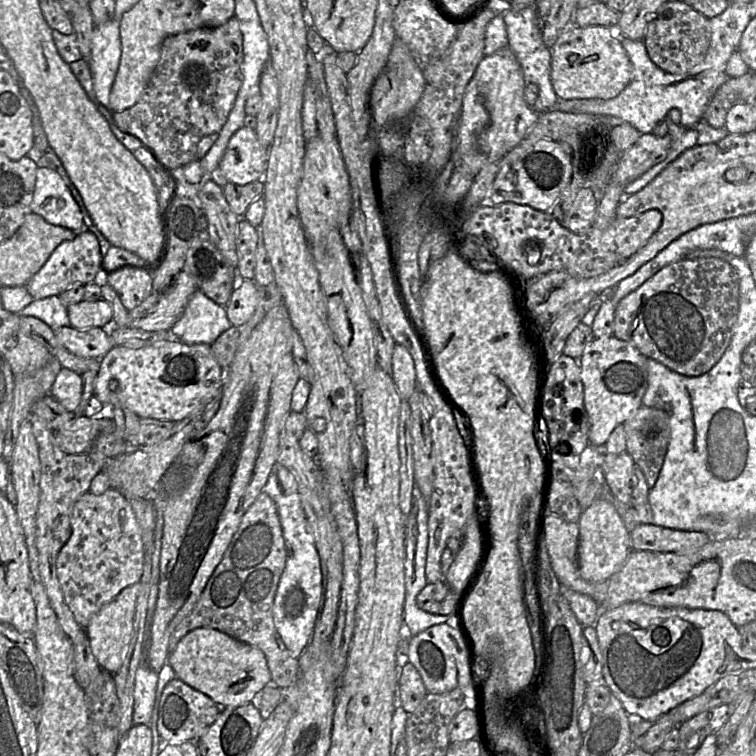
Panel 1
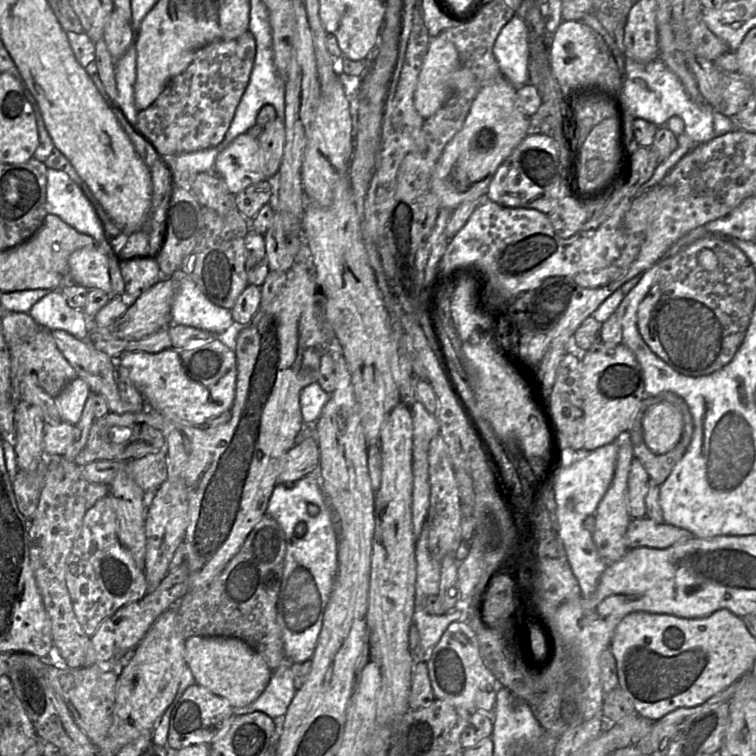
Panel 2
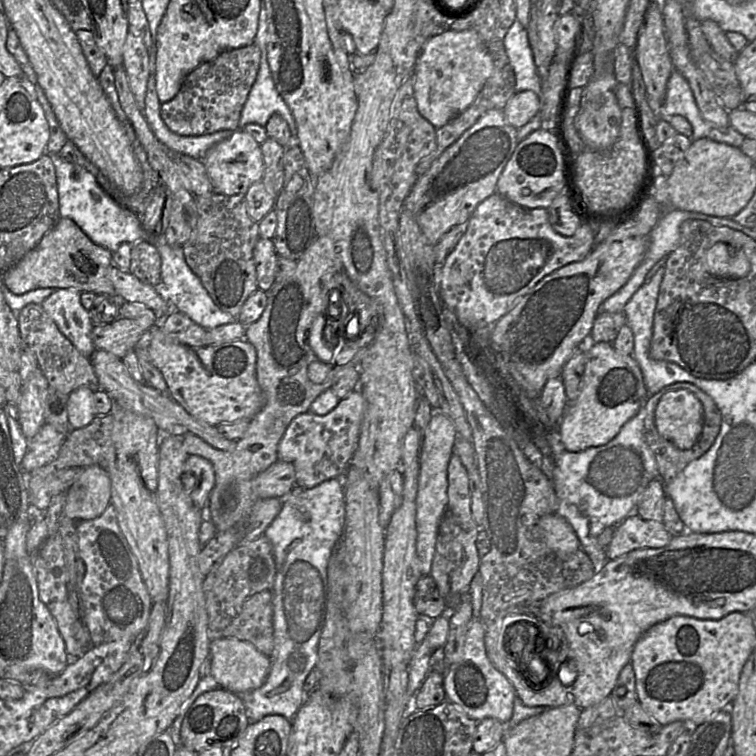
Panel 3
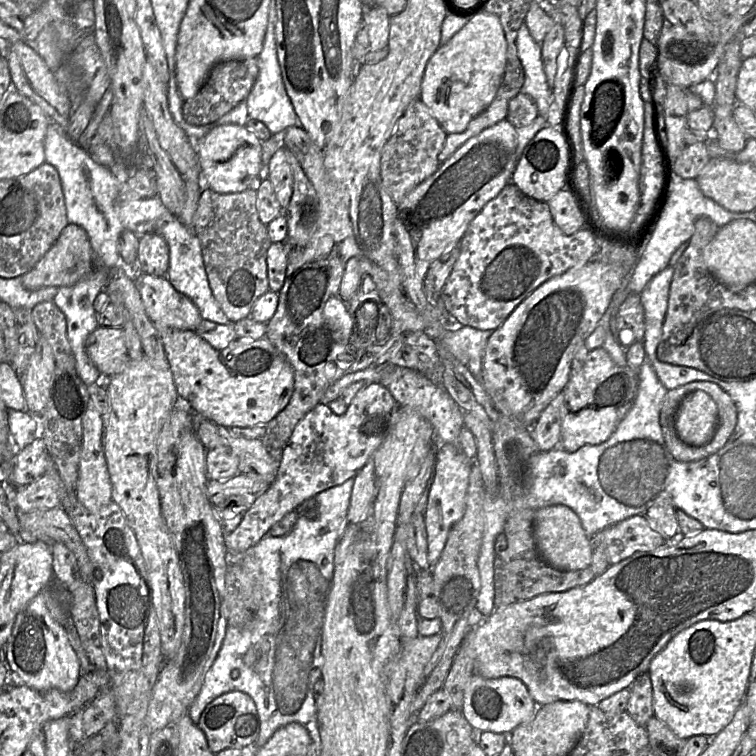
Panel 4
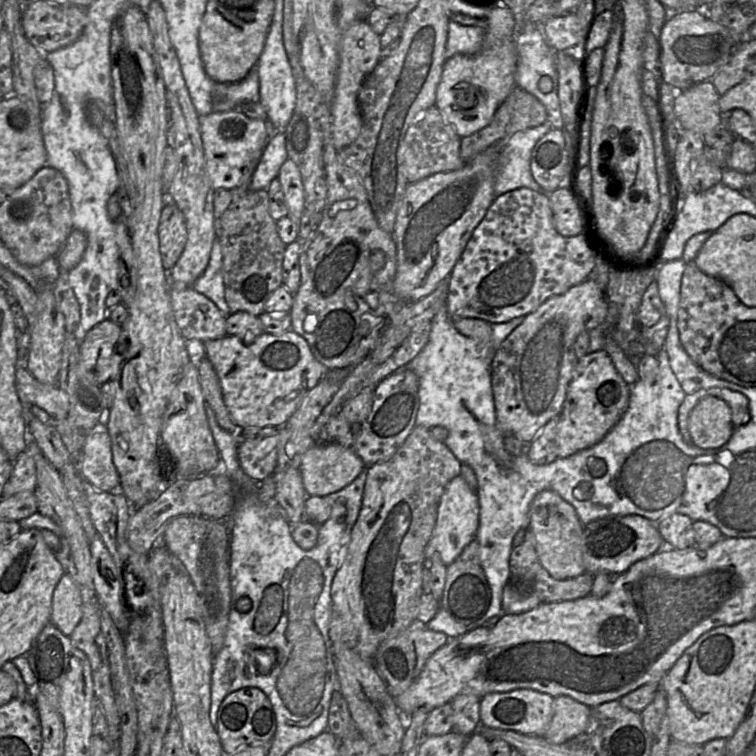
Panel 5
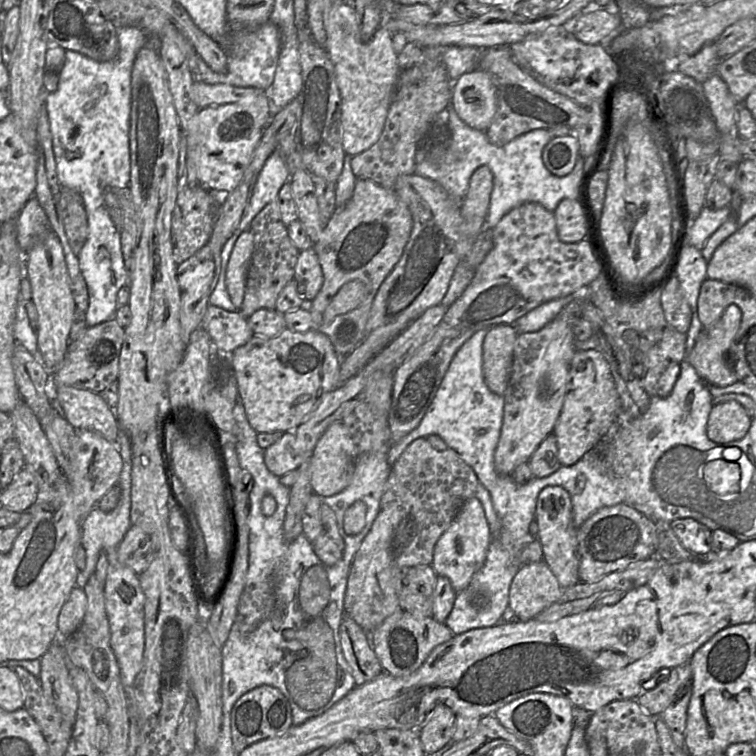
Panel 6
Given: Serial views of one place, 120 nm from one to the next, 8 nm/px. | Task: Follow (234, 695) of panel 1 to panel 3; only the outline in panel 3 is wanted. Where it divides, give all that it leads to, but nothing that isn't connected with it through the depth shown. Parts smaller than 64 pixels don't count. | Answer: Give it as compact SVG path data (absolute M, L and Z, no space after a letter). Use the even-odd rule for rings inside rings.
M216 638L210 643L209 673L219 687L234 694L257 689L265 682L270 671L270 660L254 645L236 638Z

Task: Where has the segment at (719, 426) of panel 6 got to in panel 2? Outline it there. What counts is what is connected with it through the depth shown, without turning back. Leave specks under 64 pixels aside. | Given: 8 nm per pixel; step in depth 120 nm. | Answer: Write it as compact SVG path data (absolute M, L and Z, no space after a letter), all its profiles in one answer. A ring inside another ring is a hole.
M661 401L648 409L642 428L647 447L655 454L665 454L680 442L684 420L675 405Z

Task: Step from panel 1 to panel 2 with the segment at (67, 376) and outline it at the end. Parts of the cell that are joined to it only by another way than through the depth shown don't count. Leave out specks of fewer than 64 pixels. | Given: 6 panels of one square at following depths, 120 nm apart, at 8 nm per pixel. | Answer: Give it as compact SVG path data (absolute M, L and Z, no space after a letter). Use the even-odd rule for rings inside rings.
M79 376L64 387L56 397L56 405L62 421L73 425L79 423L90 392L88 383Z

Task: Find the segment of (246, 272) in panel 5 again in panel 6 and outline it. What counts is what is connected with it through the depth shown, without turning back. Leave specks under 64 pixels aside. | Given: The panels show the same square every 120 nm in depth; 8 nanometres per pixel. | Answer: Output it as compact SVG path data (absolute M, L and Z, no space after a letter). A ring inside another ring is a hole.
M276 201L268 203L251 221L248 231L254 238L253 251L250 258L243 302L237 311L249 317L260 309L274 309L276 300L284 286L293 280L295 265L300 250L294 246L287 232L287 226L281 219L280 209Z

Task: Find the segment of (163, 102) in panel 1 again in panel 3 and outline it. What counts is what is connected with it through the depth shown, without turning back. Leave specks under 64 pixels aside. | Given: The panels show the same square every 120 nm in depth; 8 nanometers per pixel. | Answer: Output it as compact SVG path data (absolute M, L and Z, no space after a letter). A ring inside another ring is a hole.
M253 43L223 51L214 59L199 65L187 75L177 95L161 104L160 114L166 126L184 136L237 130L241 110L257 77L260 58L260 49Z

